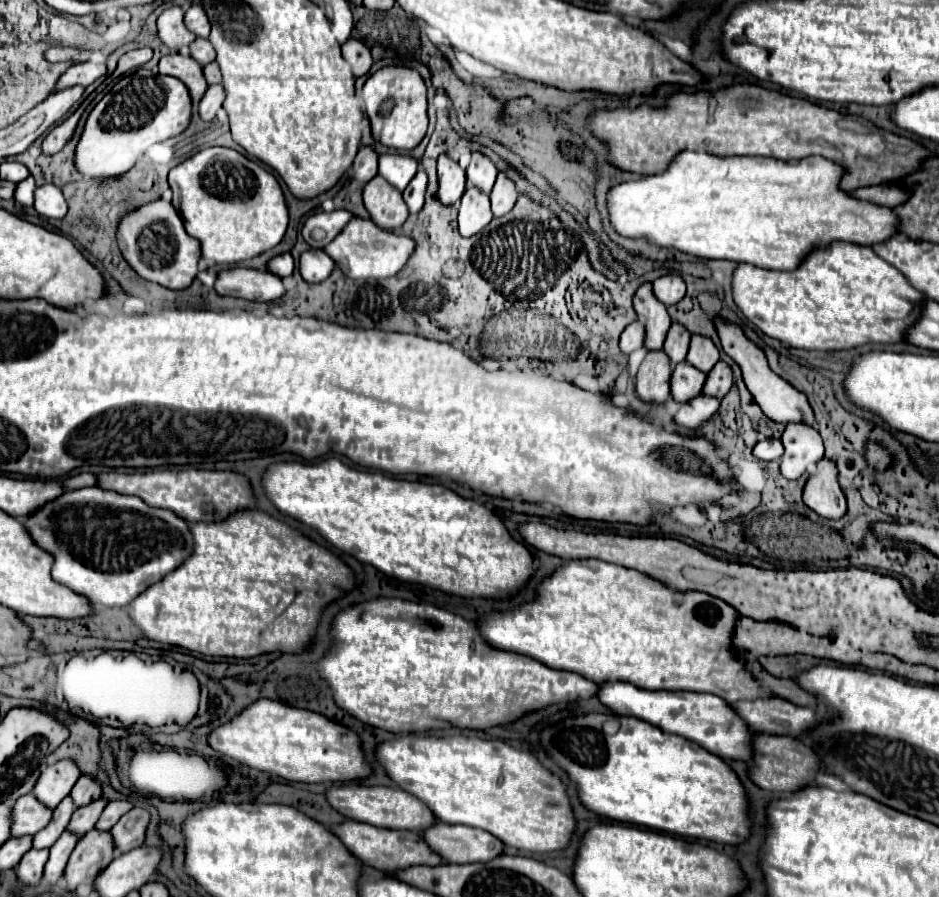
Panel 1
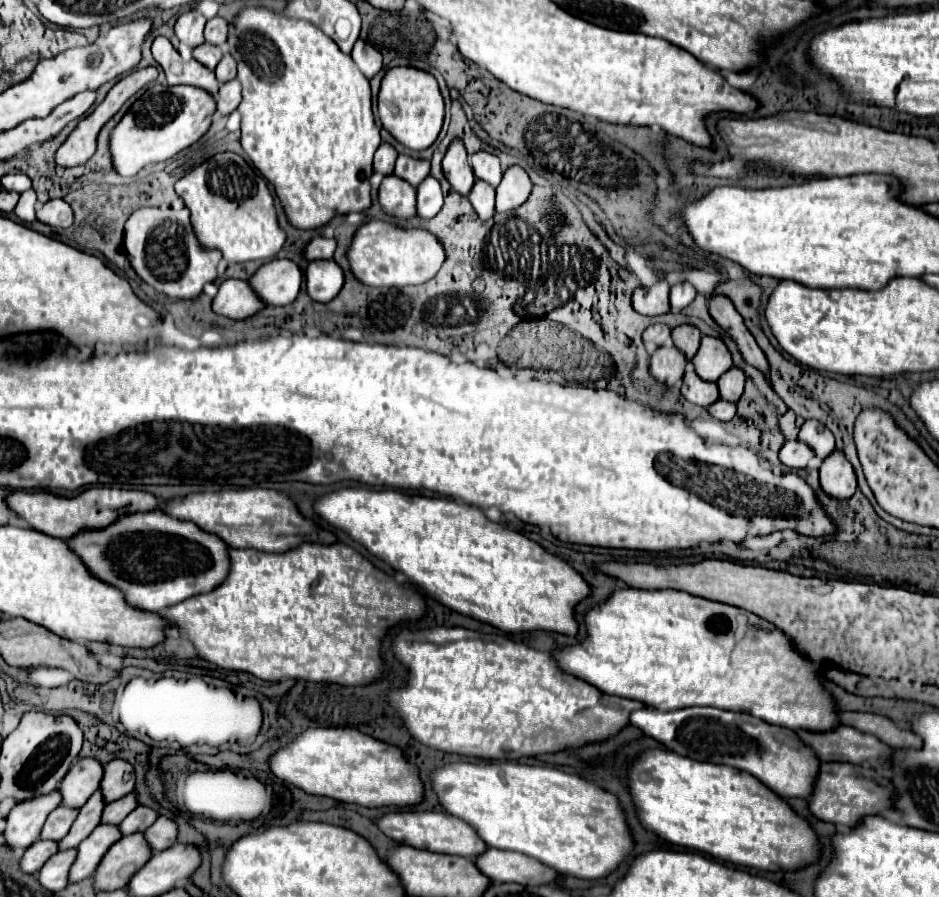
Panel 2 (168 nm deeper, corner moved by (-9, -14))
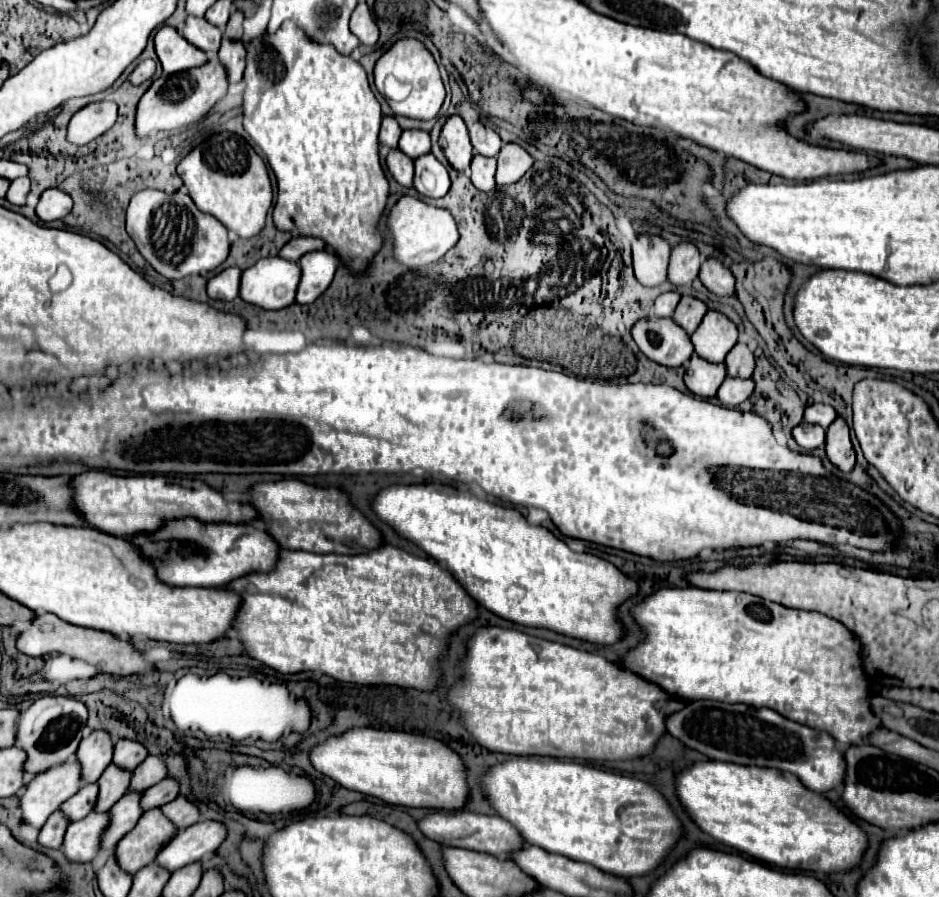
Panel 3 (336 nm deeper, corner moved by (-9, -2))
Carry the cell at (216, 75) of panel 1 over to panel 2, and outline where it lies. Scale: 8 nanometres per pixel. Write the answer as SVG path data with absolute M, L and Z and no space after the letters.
M224 54L224 58L220 60L220 64L216 66L214 72L216 72L216 78L218 78L220 84L234 80L236 78L236 62L234 62L234 58L230 54Z

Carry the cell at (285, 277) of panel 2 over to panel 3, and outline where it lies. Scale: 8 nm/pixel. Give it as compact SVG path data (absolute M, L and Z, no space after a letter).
M280 256L262 258L242 272L240 298L266 310L280 310L294 302L300 266Z

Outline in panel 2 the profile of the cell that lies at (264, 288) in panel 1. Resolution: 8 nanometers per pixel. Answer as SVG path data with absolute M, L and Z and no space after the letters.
M224 280L212 302L212 310L232 320L244 320L264 310L266 304L254 296L254 288L246 280Z

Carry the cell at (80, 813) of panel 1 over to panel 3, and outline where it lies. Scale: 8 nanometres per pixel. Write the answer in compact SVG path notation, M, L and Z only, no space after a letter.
M148 756L136 770L132 776L132 784L130 790L148 790L150 786L158 784L162 778L166 778L168 768L164 760L158 760L158 756Z

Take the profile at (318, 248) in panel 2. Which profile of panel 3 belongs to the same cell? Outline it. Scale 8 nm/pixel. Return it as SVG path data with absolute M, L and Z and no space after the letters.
M292 238L282 250L280 250L280 256L284 260L300 260L302 254L310 252L310 250L324 250L324 242L318 240L318 238Z

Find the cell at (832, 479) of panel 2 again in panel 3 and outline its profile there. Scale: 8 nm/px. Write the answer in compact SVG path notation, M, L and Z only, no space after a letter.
M838 416L830 428L826 430L826 454L834 466L838 466L842 472L850 472L854 468L856 456L850 442L850 430L846 420Z

